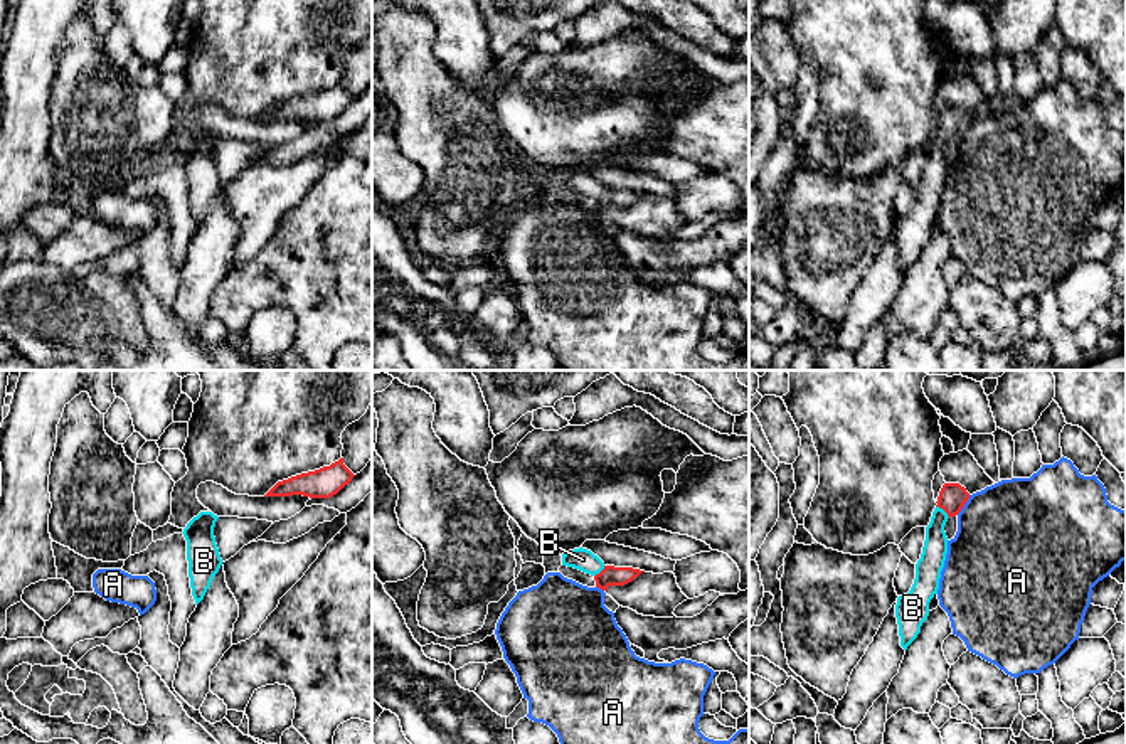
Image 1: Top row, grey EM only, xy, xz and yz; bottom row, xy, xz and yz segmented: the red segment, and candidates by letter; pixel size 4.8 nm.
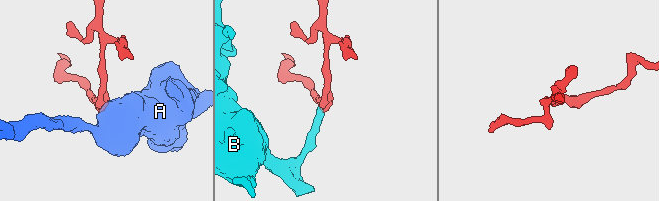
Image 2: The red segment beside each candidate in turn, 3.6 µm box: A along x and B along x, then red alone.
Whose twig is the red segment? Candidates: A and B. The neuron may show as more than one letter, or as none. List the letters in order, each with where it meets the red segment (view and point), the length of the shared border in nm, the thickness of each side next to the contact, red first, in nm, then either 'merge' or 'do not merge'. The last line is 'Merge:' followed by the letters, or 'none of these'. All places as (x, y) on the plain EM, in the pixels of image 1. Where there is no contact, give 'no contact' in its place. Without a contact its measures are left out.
A: meets red in yz at (963, 128); contact 120 nm long; 130 nm thick on the red side, 480 nm on the other; do not merge
B: meets red in yz at (943, 132); contact 90 nm long; 130 nm thick on the red side, 120 nm on the other; merge
Merge: B

